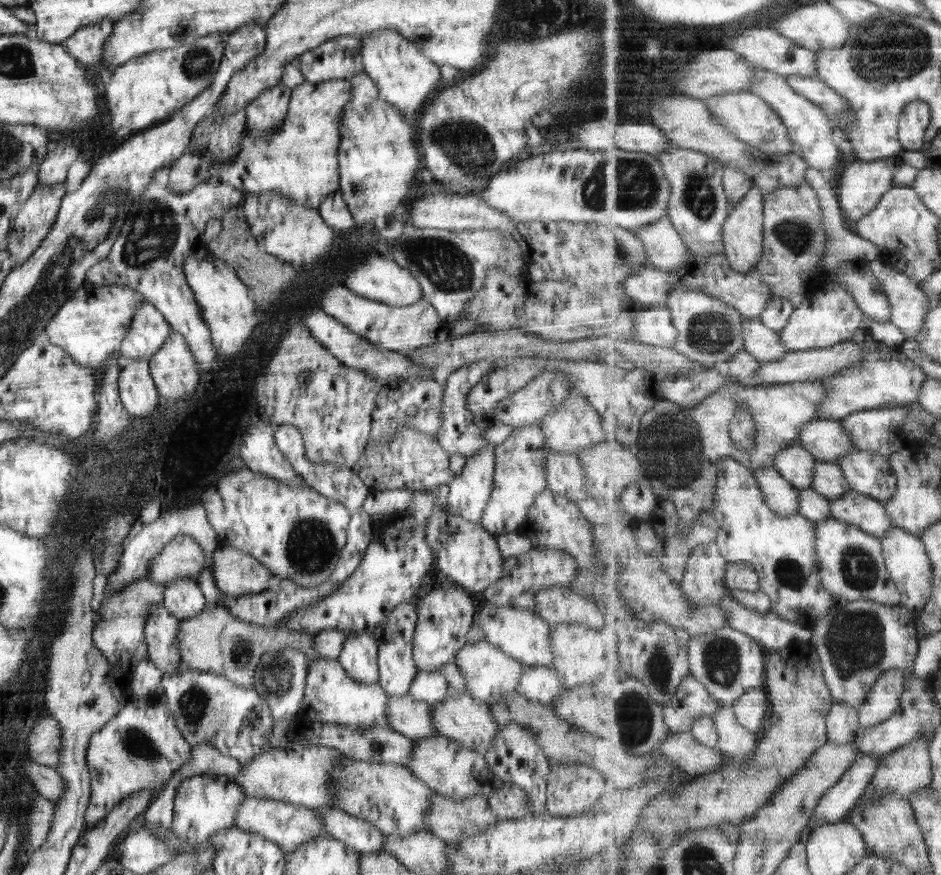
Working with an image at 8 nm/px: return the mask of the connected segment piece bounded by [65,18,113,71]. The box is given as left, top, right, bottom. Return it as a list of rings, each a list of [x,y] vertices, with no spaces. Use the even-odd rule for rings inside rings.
[[[103,18],[96,24],[77,30],[70,38],[66,39],[66,46],[70,54],[88,70],[96,68],[102,70],[102,55],[104,42],[111,35],[113,26],[109,18]]]

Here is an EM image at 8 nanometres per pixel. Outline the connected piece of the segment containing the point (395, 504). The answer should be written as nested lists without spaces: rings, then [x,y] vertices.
[[[383,490],[369,492],[362,503],[362,510],[366,511],[375,521],[388,516],[392,511],[404,511],[413,502],[412,490]]]

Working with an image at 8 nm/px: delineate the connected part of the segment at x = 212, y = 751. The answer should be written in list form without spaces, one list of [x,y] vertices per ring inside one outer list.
[[[208,743],[192,747],[190,750],[192,750],[192,753],[190,753],[192,759],[190,759],[188,765],[182,764],[182,768],[174,773],[170,781],[176,779],[182,781],[196,775],[224,775],[236,778],[243,769],[238,760],[225,756],[216,747],[212,747]]]

